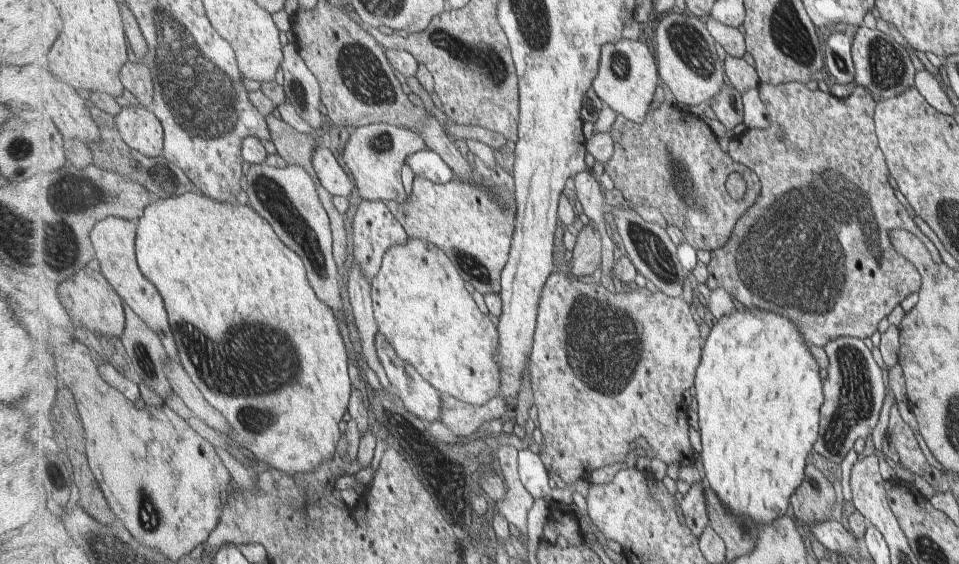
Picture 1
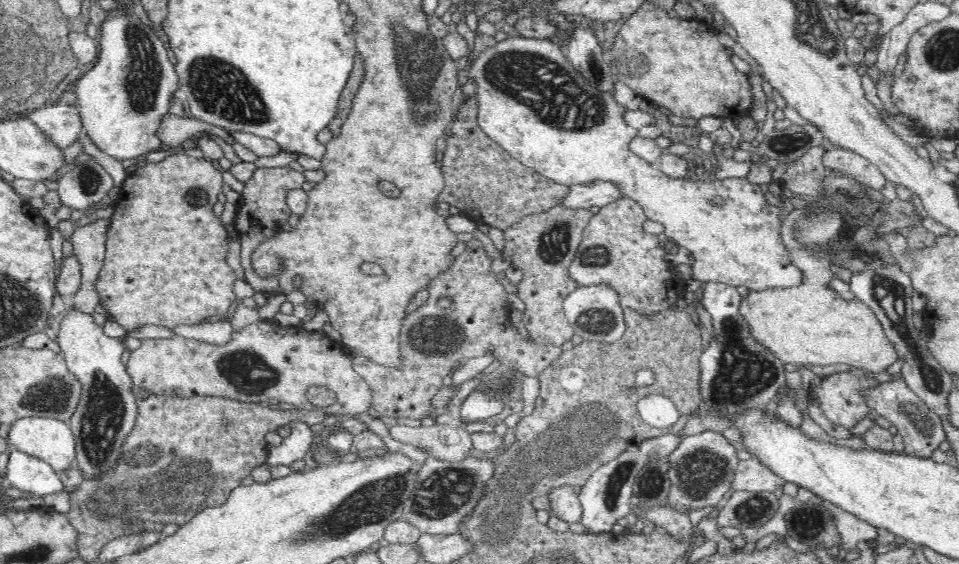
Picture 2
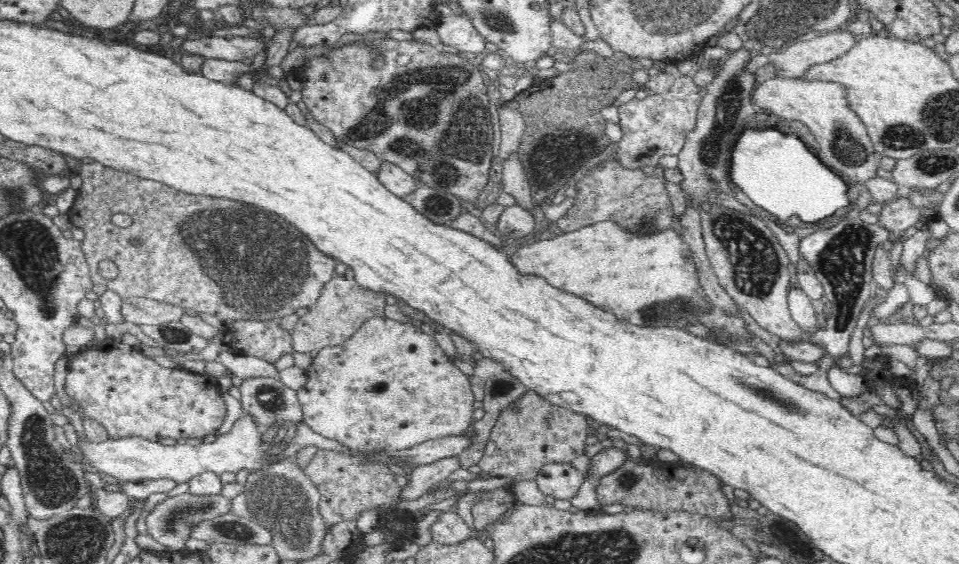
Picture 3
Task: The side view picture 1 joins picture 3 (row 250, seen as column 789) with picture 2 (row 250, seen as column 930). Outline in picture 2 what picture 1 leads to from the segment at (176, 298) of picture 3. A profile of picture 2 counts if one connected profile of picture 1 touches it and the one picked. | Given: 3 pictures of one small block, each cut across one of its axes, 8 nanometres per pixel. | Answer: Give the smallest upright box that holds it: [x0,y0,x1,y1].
[236,165,306,258]

